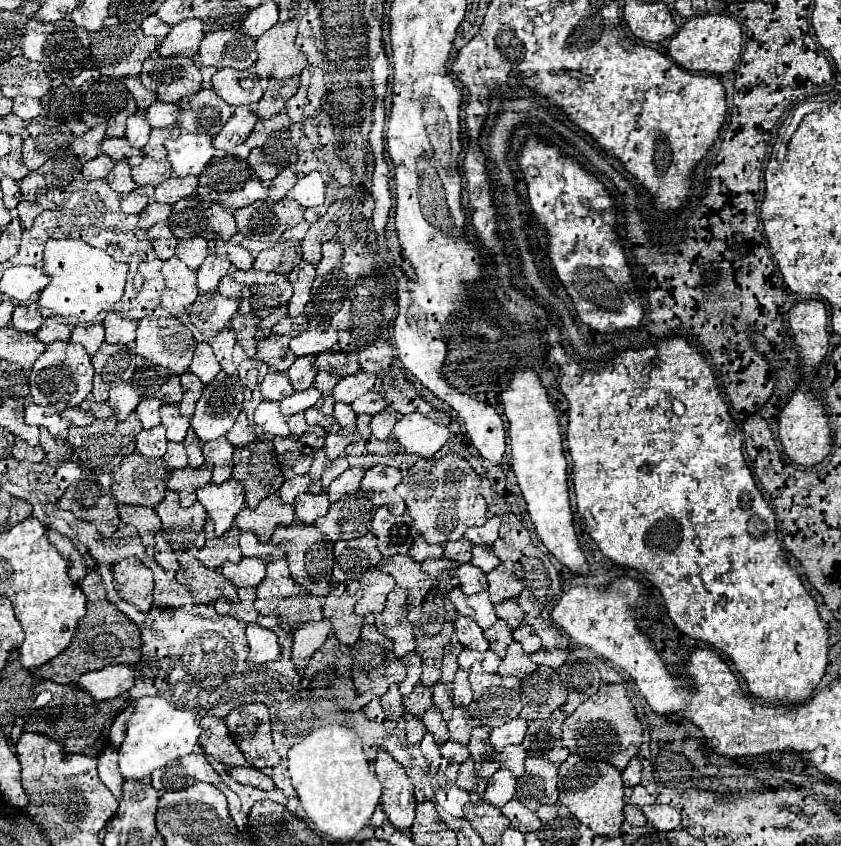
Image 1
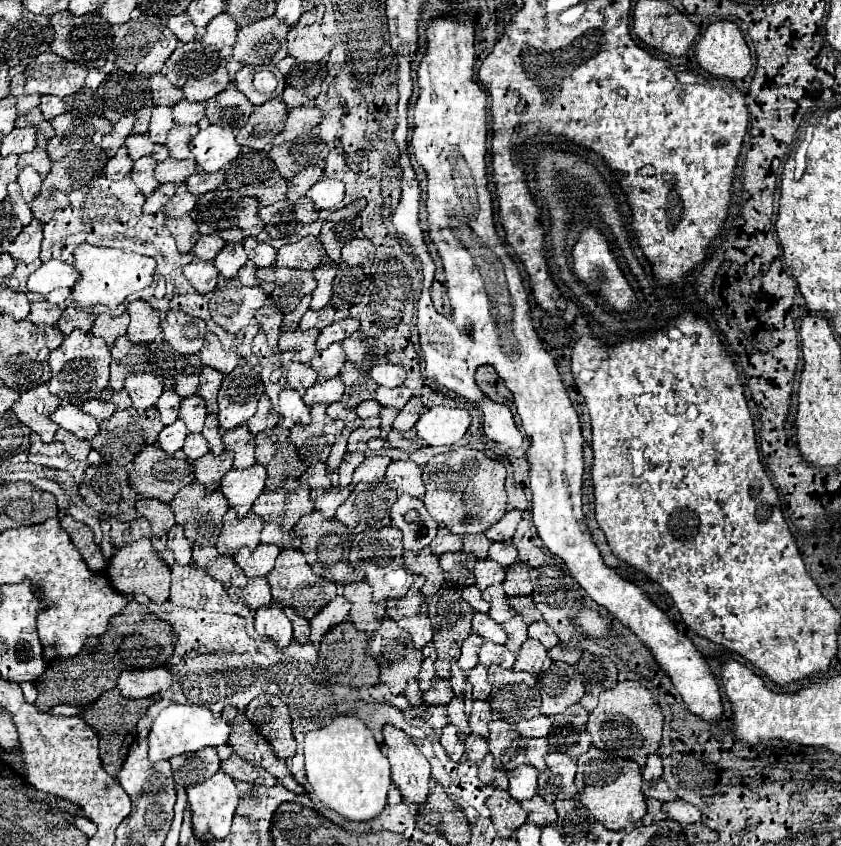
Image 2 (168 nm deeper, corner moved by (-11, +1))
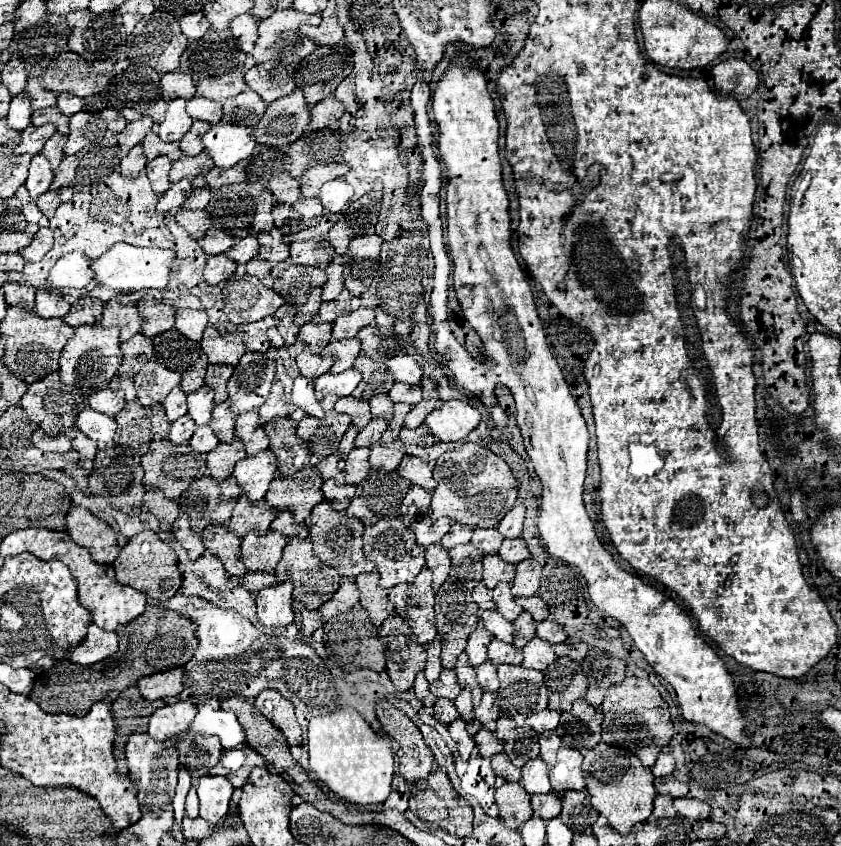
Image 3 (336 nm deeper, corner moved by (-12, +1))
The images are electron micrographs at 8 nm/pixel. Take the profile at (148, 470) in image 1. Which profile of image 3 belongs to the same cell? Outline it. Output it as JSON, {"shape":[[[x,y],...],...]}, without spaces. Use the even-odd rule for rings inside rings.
{"shape":[[[169,439],[165,443],[149,443],[149,451],[143,455],[143,471],[143,485],[147,489],[161,489],[169,499],[179,499],[183,489],[195,479],[205,477],[205,455],[195,453],[187,443],[173,445]]]}

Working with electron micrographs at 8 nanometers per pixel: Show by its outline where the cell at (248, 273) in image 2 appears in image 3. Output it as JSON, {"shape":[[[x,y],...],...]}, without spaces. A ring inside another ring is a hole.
{"shape":[[[257,257],[247,263],[247,273],[253,275],[253,277],[257,277],[257,279],[263,279],[269,271],[271,271],[271,265],[265,263],[265,261],[261,261],[261,259],[257,259]]]}

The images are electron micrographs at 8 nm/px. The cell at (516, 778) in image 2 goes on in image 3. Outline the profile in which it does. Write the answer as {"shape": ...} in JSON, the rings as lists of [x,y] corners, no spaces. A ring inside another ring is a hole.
{"shape":[[[537,757],[533,761],[527,761],[521,769],[521,787],[533,795],[533,793],[547,793],[551,789],[549,785],[549,769],[547,765]]]}

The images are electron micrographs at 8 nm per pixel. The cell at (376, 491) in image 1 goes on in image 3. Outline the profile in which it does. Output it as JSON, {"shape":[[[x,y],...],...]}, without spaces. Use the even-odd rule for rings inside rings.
{"shape":[[[405,455],[405,459],[401,461],[401,465],[399,465],[397,471],[399,471],[399,475],[401,475],[403,479],[407,479],[411,485],[419,485],[419,487],[423,487],[423,489],[427,489],[427,491],[433,491],[433,489],[437,487],[435,479],[433,479],[433,475],[431,475],[433,467],[431,467],[429,463],[425,463],[425,461],[417,459],[417,457],[407,457],[407,455]]]}

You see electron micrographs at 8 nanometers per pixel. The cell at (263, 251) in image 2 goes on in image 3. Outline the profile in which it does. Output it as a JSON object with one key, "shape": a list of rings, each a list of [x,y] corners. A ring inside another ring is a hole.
{"shape":[[[259,233],[257,239],[259,239],[259,255],[257,255],[259,259],[275,265],[289,257],[289,247],[283,241],[273,239],[269,233]]]}

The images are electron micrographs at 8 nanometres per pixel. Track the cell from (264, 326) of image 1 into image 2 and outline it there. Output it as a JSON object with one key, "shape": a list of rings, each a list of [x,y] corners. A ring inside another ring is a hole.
{"shape":[[[302,299],[302,303],[298,303],[298,307],[294,307],[294,311],[284,313],[284,323],[282,323],[282,331],[294,331],[298,329],[300,317],[306,313],[306,309],[310,307],[310,299]]]}

